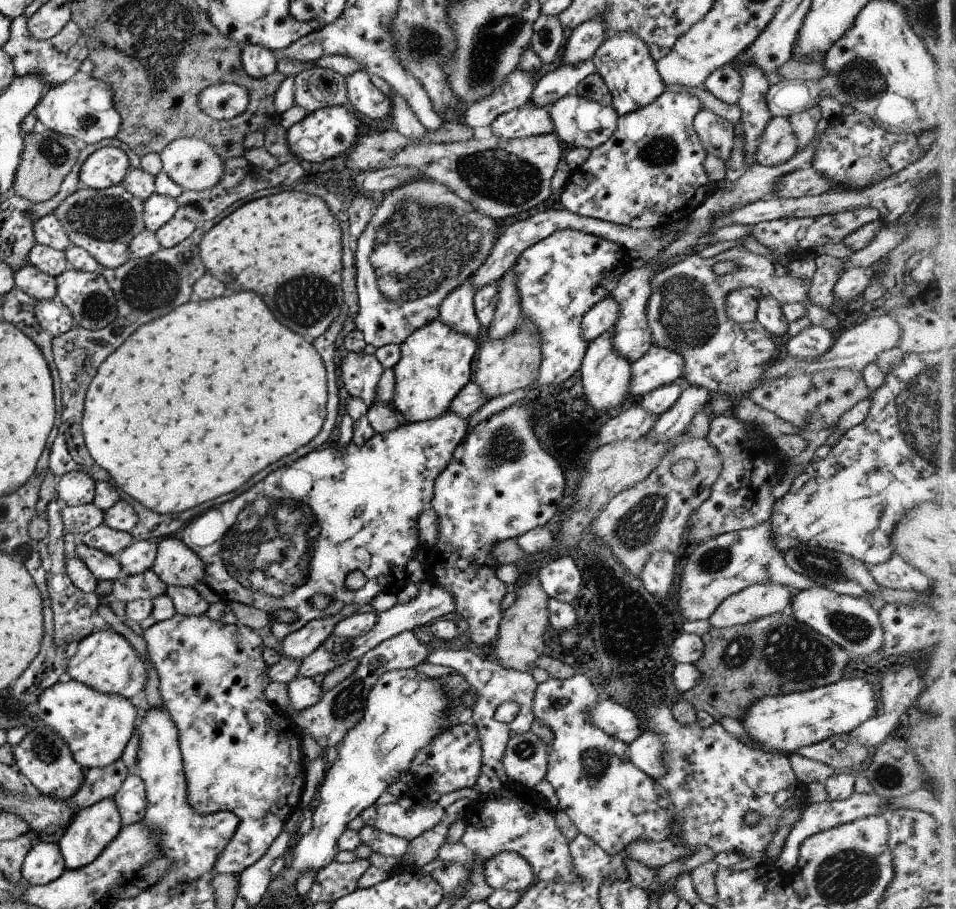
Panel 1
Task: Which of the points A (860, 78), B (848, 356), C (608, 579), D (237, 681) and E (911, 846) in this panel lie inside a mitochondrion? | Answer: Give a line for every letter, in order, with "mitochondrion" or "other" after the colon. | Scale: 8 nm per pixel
A: mitochondrion
B: other
C: mitochondrion
D: other
E: other

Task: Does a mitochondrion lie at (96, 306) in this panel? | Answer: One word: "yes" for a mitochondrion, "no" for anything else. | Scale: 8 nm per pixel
yes

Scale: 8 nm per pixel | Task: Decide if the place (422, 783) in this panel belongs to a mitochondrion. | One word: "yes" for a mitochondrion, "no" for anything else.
no

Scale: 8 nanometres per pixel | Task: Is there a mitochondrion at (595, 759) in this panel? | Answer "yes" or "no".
yes

